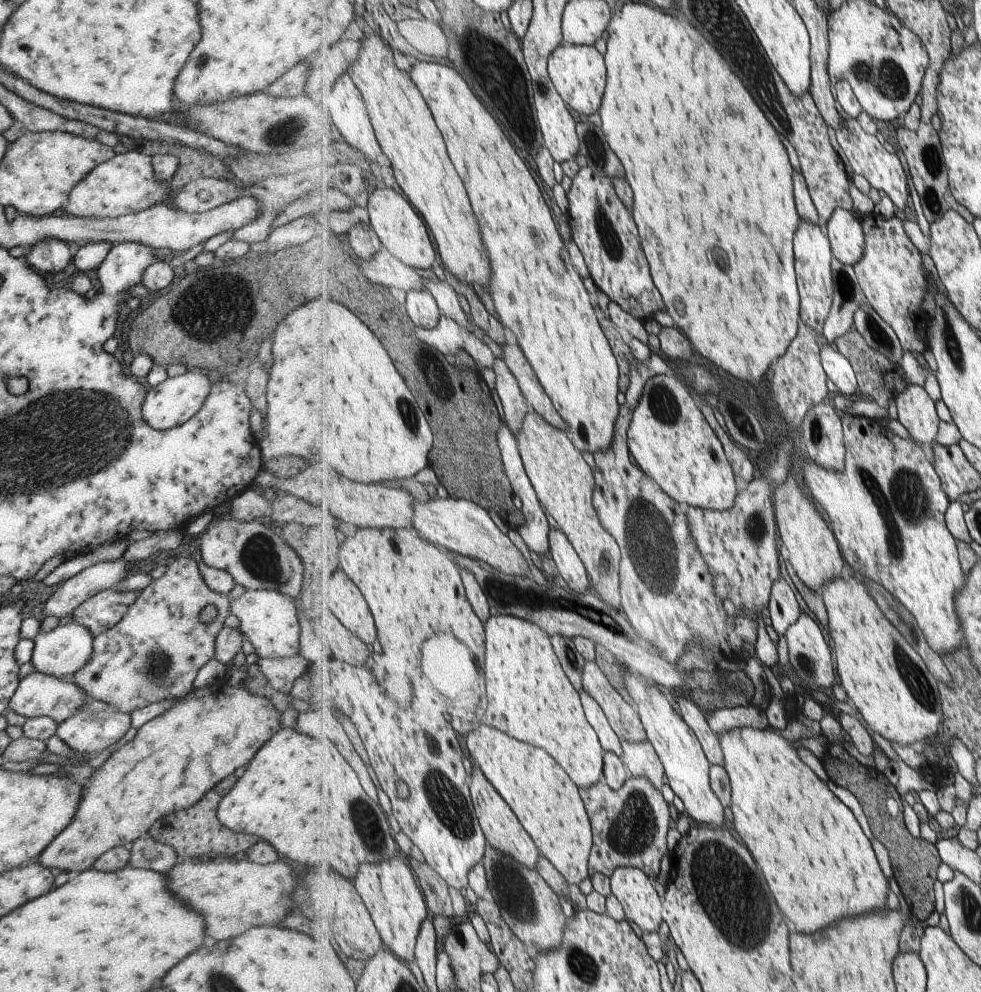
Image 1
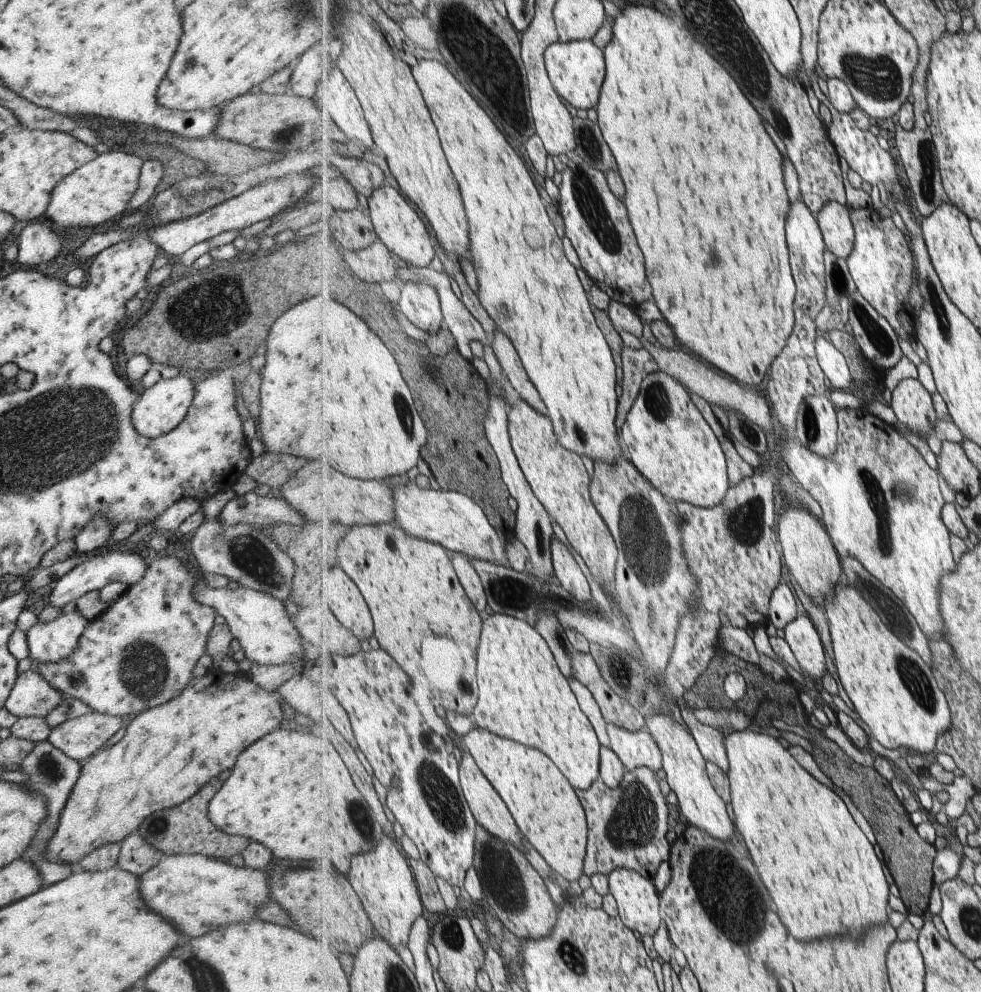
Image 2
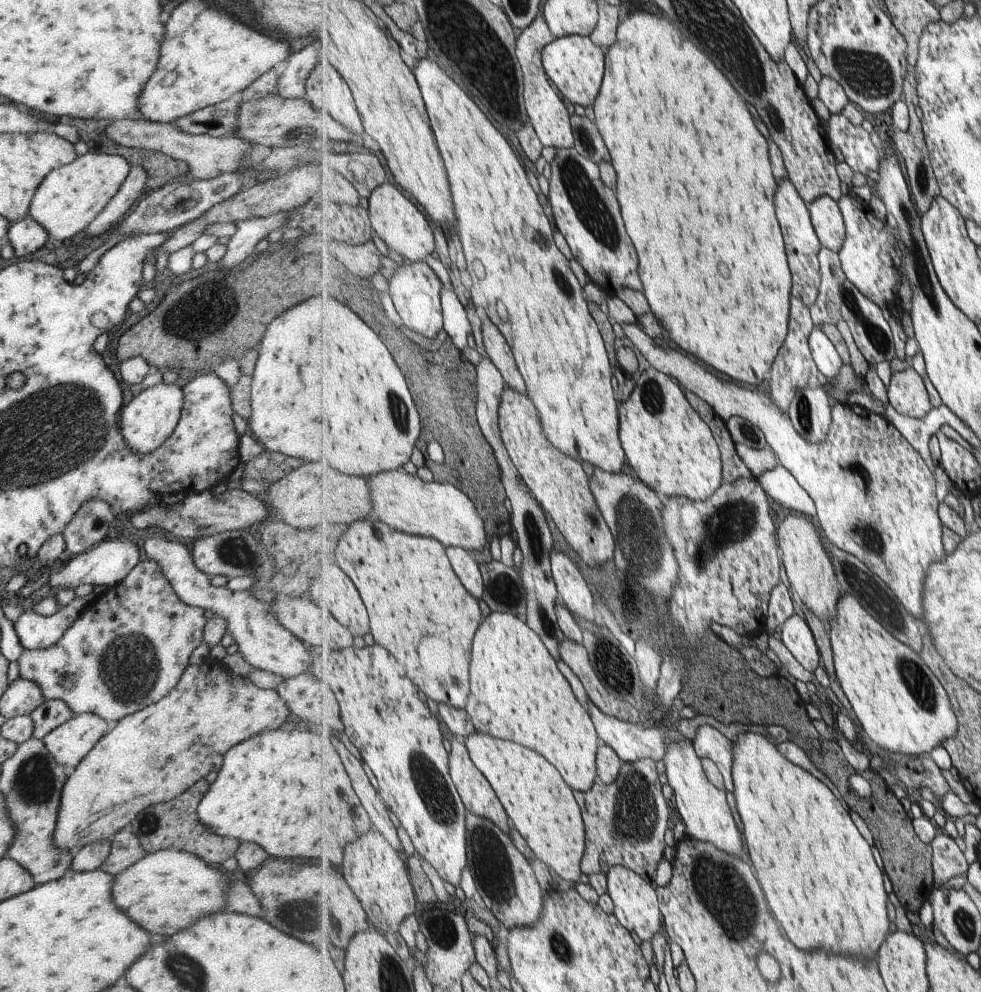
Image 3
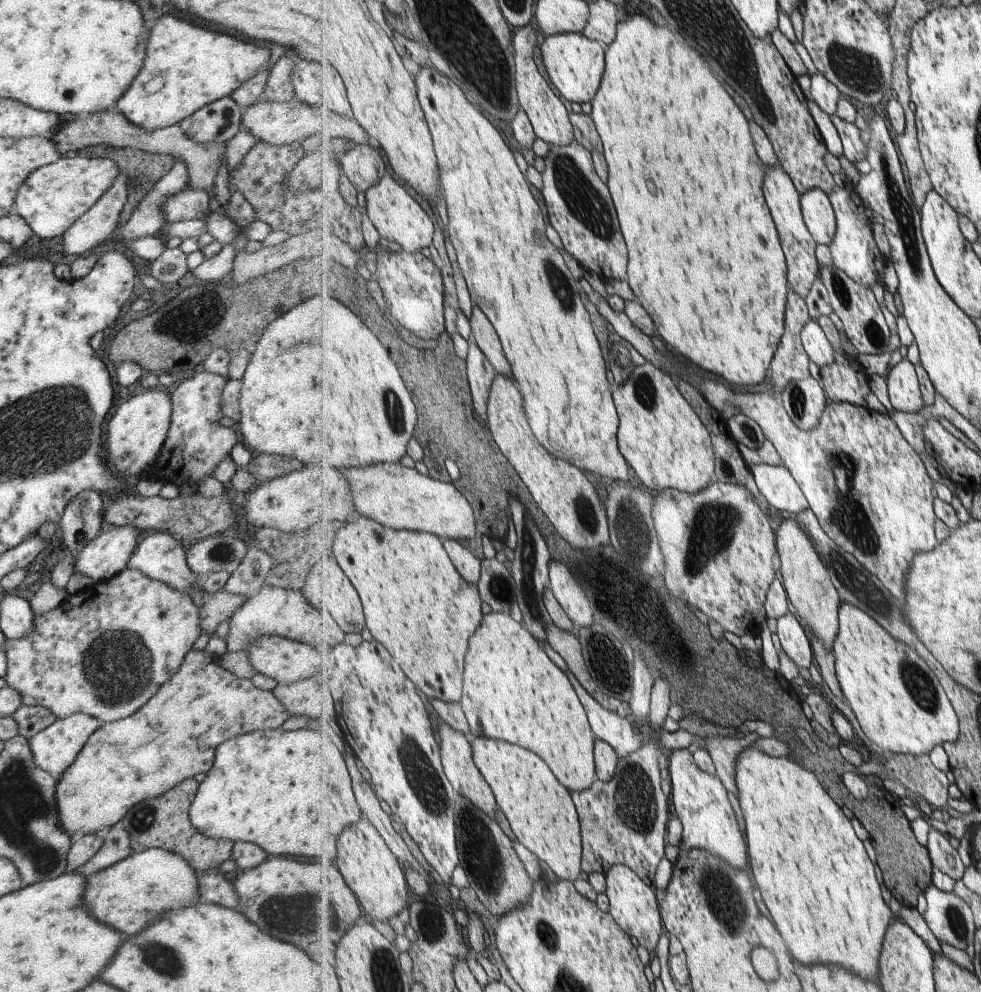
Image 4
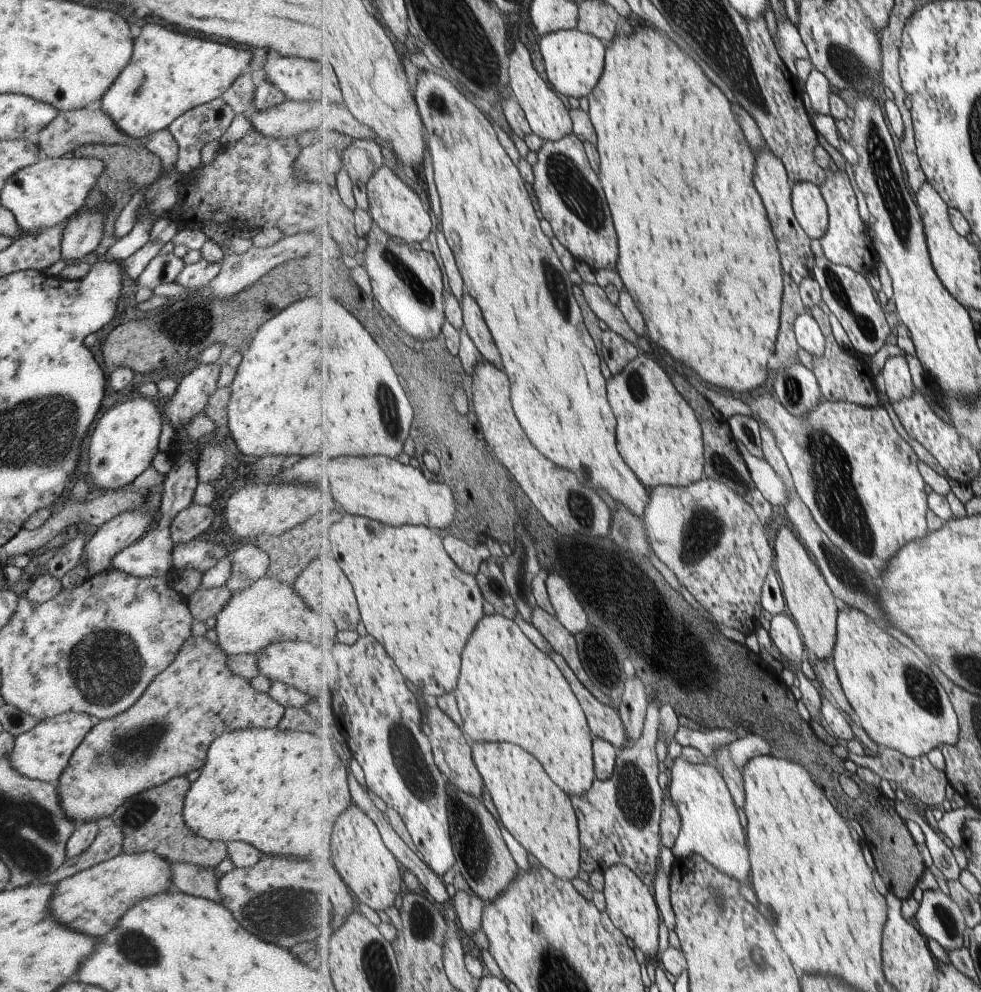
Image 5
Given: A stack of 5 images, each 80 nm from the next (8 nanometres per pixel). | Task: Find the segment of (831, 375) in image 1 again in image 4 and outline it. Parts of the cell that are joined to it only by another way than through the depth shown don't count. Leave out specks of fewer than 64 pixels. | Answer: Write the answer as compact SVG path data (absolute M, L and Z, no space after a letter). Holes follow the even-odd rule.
M809 319L801 332L801 338L810 360L817 367L823 368L823 366L829 366L831 362L835 362L836 351L827 338L825 330L817 324L816 320Z

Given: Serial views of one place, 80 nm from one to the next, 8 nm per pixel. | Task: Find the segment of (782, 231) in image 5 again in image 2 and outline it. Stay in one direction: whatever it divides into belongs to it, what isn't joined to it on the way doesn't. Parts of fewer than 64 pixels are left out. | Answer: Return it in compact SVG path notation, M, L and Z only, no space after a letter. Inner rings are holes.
M791 201L786 233L790 245L790 261L794 271L794 279L798 286L796 306L816 322L816 318L822 314L827 304L828 276L826 274L825 253L828 248L818 218L805 205L805 202L793 203Z

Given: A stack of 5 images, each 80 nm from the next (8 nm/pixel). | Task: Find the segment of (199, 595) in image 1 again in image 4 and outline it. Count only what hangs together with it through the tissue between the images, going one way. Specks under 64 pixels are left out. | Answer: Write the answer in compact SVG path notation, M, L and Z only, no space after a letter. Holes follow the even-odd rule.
M124 569L117 574L113 574L108 580L101 580L92 583L89 588L85 588L83 592L77 594L69 594L63 598L63 602L59 602L59 606L55 606L53 610L47 610L45 614L33 614L31 618L31 634L27 632L21 638L6 638L4 642L4 654L6 661L4 686L17 690L19 698L21 698L21 706L33 705L47 709L56 718L64 718L71 714L84 713L95 718L101 724L111 723L118 719L126 718L129 714L133 714L138 710L163 684L163 680L167 680L181 664L183 656L187 650L191 650L193 642L199 636L199 616L197 616L197 608L191 602L190 598L179 590L173 590L171 586L167 586L165 582L156 579L147 578L145 574L141 574L139 570Z

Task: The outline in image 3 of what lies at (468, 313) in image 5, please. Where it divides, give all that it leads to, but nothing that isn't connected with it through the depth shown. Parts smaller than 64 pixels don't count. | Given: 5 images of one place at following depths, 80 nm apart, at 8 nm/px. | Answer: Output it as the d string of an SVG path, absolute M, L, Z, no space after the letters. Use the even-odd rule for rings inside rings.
M481 313L480 317L483 344L485 344L489 359L499 368L499 372L503 375L508 387L527 395L527 384L525 384L525 380L523 380L523 376L521 376L519 368L517 368L515 355L511 350L511 346L509 346L509 342L491 319L484 313Z

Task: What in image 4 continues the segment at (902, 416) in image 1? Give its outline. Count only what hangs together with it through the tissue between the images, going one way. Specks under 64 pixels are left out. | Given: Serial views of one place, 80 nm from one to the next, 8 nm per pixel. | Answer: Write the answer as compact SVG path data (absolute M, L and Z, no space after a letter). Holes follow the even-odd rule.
M907 358L889 369L886 380L891 403L897 411L919 413L926 409L919 376Z

